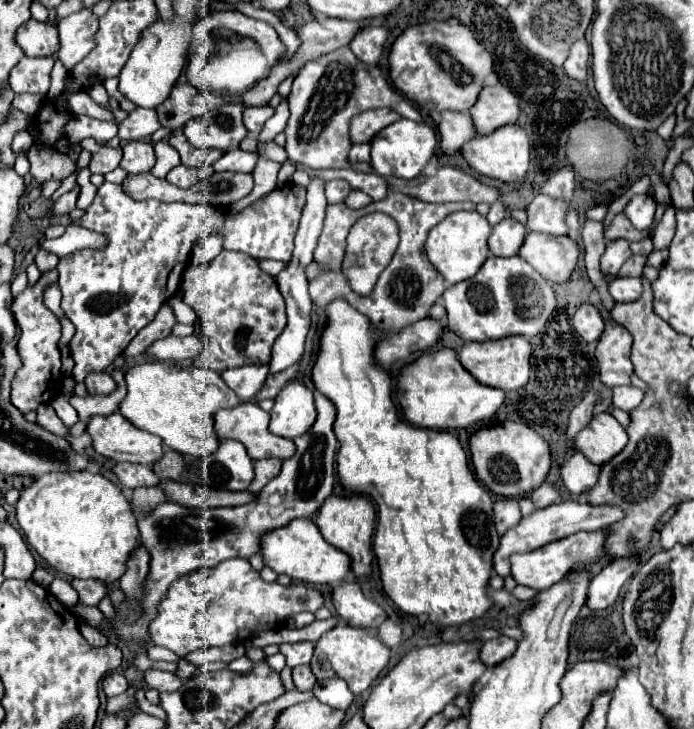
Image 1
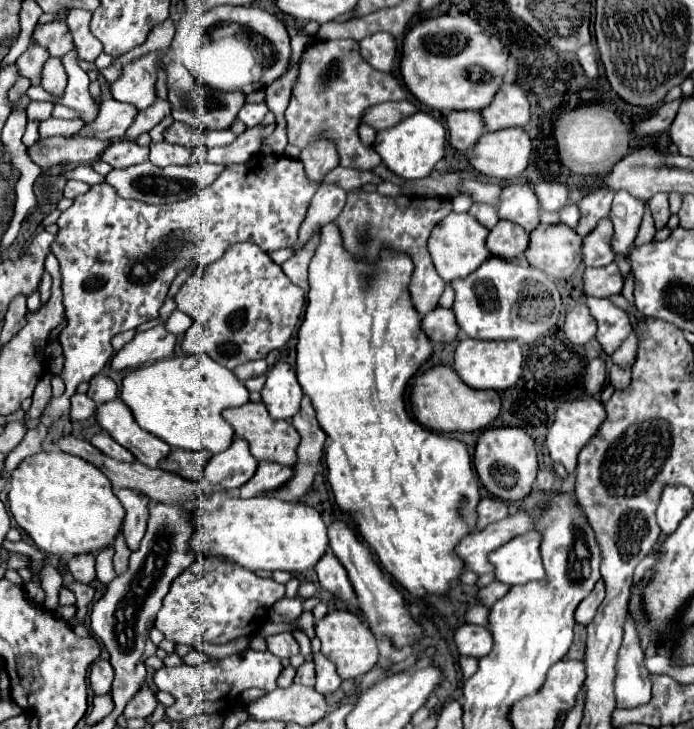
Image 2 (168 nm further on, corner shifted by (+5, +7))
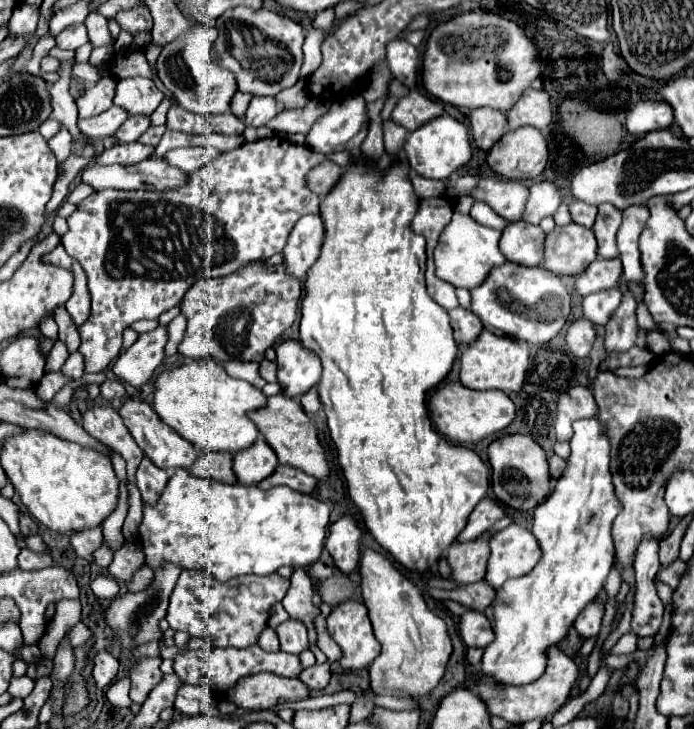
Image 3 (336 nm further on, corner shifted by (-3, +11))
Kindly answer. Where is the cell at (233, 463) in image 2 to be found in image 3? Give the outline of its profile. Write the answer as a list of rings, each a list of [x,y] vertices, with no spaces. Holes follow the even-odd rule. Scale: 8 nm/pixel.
[[[259,437],[259,441],[245,449],[239,451],[235,455],[235,473],[239,483],[243,485],[257,485],[259,481],[267,479],[279,465],[279,459],[275,455],[275,451],[267,445],[267,441],[263,437]]]

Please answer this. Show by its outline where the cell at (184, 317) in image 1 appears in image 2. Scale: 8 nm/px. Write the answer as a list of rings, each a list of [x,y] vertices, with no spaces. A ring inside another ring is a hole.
[[[175,309],[175,311],[169,315],[169,319],[167,319],[165,327],[167,327],[171,333],[175,333],[175,335],[185,333],[185,331],[191,327],[191,317],[189,317],[187,313],[183,313],[183,311],[177,311],[177,309]]]

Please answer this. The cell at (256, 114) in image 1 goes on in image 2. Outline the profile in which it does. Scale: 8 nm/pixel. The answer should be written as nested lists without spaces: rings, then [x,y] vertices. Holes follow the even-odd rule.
[[[245,103],[243,109],[239,111],[239,119],[247,125],[247,127],[255,127],[261,123],[261,119],[267,115],[267,105],[265,103]]]

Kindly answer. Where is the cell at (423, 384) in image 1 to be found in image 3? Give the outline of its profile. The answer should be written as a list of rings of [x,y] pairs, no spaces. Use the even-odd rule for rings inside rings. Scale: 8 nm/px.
[[[445,383],[429,401],[431,421],[435,423],[437,431],[459,445],[477,443],[497,431],[503,431],[515,419],[515,405],[513,401],[499,391],[475,393],[471,389],[463,389],[459,383]]]

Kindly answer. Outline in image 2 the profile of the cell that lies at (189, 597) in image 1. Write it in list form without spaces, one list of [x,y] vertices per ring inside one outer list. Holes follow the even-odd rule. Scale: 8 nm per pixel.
[[[207,557],[195,561],[171,583],[169,593],[163,599],[163,607],[157,613],[155,627],[165,635],[165,639],[175,643],[195,647],[207,641],[221,645],[237,637],[257,633],[267,619],[267,609],[283,597],[285,585],[257,577],[229,559]]]

